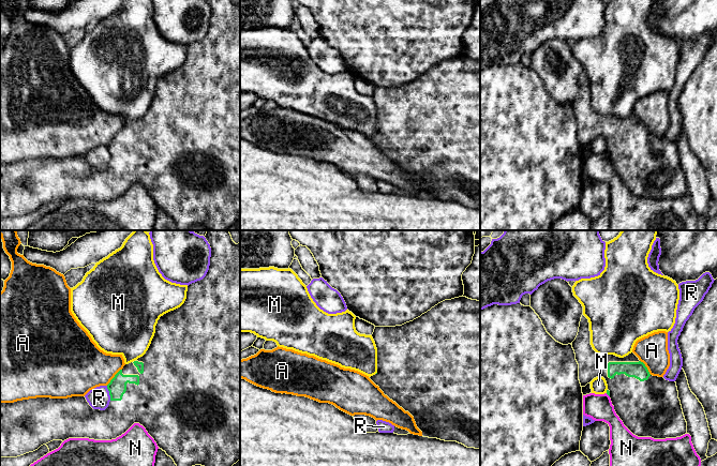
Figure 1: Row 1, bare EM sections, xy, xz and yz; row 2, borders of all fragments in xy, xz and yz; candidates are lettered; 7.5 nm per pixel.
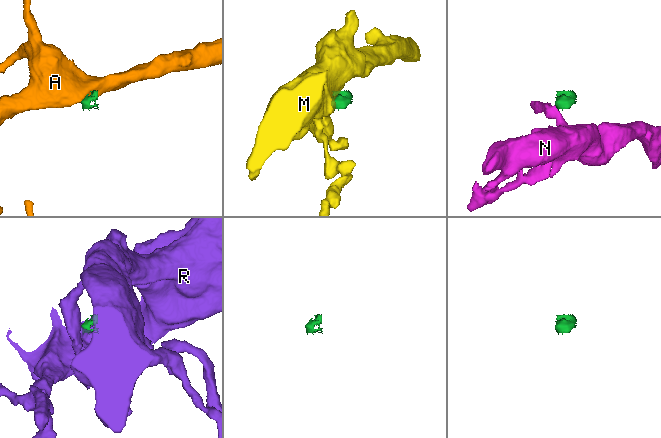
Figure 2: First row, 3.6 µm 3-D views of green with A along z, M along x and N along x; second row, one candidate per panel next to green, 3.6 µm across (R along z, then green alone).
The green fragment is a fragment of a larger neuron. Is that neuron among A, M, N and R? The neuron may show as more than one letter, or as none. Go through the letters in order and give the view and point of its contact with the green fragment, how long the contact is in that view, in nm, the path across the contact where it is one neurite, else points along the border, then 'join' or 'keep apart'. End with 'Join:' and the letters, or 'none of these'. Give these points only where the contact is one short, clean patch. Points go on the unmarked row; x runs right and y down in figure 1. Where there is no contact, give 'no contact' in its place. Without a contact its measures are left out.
A: meets green in xy at (114, 137); contact 170 nm long; border along xy (121, 129), (106, 145); keep apart
M: meets green in yz at (607, 151); contact 30 nm long; border along yz (607, 149), (606, 152); keep apart
N: meets green in yz at (608, 154); contact 40 nm long; border along yz (606, 153), (609, 156); keep apart
R: meets green in xy at (109, 153); contact 120 nm long; border along xy (106, 146), (110, 160); keep apart
Join: none of these

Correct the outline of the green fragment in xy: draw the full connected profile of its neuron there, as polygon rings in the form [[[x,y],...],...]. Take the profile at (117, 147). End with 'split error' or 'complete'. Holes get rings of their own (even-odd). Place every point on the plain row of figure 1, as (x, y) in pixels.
[[[207,0],[211,7],[210,26],[206,36],[188,46],[184,63],[160,77],[155,93],[146,114],[125,124],[107,145],[110,162],[105,170],[93,169],[85,156],[68,159],[36,157],[0,163],[0,217],[17,217],[38,210],[53,200],[69,198],[89,198],[94,200],[111,200],[124,194],[134,183],[143,185],[154,199],[158,207],[170,216],[179,230],[186,230],[195,225],[201,225],[210,230],[228,230],[240,220],[240,3],[233,0]]]; split error

